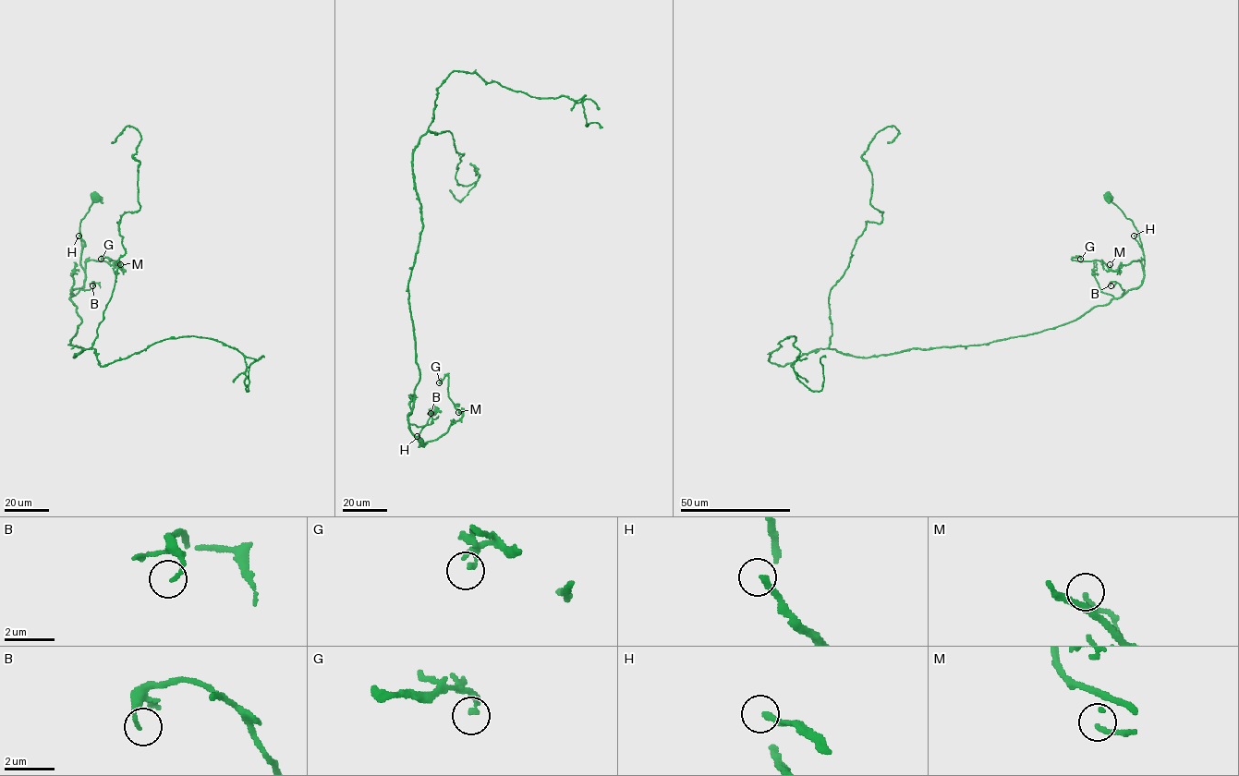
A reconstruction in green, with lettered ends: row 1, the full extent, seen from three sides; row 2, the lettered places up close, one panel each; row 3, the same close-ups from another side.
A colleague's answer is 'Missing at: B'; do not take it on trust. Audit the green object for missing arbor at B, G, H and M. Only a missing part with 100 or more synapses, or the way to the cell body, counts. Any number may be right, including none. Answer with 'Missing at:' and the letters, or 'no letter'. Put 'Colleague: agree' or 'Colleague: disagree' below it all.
Missing at: no letter
Colleague: disagree

